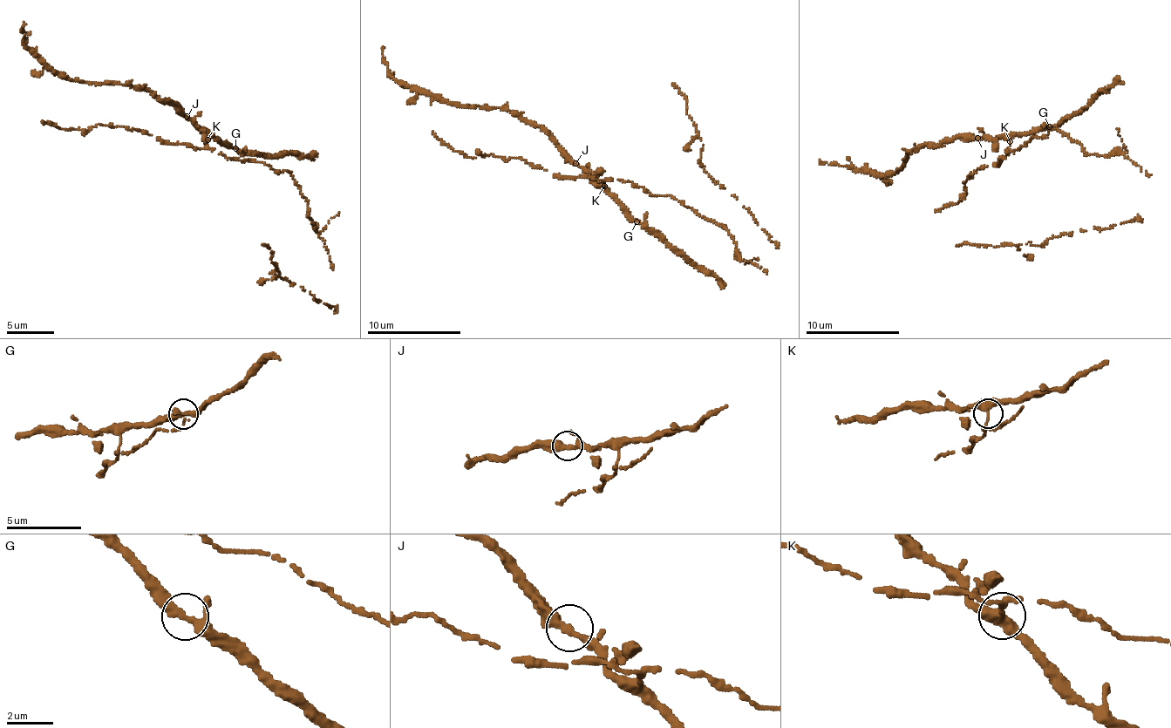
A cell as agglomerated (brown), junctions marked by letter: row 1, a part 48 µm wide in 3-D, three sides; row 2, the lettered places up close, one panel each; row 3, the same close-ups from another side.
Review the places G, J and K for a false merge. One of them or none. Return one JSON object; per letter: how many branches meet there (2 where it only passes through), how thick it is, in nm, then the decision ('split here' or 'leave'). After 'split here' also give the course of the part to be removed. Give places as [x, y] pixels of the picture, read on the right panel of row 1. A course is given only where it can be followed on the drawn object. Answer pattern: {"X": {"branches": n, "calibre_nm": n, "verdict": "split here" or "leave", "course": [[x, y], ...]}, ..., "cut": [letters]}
{"G": {"branches": 3, "calibre_nm": 280, "verdict": "leave"}, "J": {"branches": 2, "calibre_nm": 320, "verdict": "leave"}, "K": {"branches": 3, "calibre_nm": 300, "verdict": "split here"}, "cut": ["K"]}

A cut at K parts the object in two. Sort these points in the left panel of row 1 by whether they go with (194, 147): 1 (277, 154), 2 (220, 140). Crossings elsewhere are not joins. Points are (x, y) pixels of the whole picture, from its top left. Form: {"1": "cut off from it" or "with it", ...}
{"1": "cut off from it", "2": "cut off from it"}

